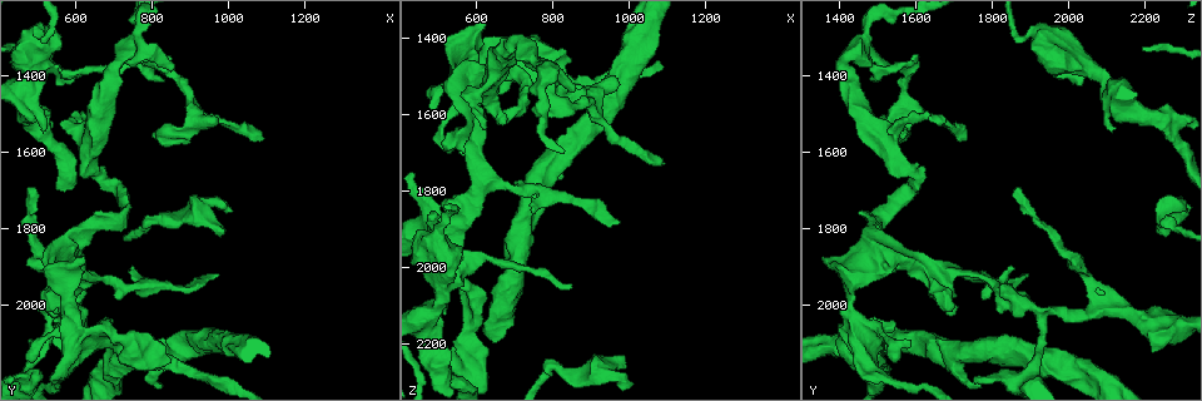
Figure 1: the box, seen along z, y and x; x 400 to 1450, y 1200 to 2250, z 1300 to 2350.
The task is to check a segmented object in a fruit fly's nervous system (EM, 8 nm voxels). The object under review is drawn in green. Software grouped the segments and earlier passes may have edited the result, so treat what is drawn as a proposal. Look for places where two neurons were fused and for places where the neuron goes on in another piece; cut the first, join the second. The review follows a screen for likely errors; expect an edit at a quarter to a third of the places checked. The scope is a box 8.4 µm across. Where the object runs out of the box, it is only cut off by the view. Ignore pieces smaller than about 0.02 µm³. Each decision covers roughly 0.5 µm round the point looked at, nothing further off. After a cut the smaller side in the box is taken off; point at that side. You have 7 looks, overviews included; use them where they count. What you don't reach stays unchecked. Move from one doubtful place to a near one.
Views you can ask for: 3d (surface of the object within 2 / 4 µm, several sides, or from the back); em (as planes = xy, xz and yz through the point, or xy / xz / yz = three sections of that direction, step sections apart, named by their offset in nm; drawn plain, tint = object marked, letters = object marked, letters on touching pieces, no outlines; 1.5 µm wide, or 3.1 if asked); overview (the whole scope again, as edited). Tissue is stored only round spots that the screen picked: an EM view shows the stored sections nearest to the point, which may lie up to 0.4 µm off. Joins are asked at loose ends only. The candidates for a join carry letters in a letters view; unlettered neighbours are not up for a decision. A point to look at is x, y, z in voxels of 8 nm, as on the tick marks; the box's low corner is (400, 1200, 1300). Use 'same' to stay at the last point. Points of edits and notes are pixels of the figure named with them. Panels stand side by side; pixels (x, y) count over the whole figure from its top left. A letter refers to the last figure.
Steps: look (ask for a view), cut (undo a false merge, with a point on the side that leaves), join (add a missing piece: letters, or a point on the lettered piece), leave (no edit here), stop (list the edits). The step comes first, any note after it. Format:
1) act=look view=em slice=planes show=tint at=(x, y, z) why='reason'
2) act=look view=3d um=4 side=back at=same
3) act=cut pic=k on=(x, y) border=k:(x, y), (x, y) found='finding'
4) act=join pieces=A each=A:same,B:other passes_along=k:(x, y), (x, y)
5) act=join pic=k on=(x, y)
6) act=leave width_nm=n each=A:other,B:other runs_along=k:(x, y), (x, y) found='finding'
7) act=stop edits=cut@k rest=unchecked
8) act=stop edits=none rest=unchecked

act=look view=em slice=xy step=8 show=tint at=(675, 1670, 1610) why='sharp bend'

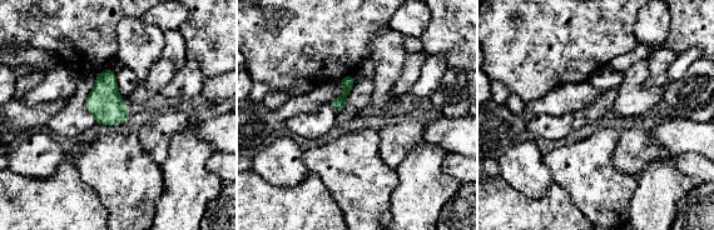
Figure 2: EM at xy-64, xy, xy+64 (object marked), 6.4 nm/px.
act=look view=em slice=xy step=8 show=letters at=same why='see the neighbours'

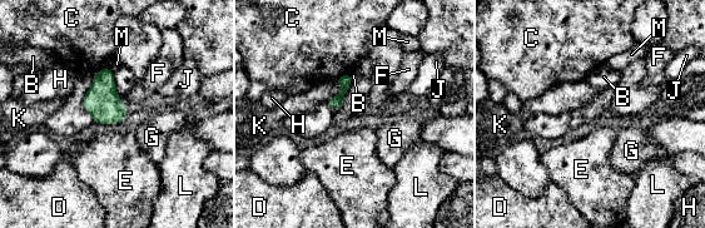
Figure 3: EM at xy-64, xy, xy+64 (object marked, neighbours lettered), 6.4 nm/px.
act=leave width_nm=20 each=B:other,C:other,D:other,E:other,F:other,G:other,H:other,J:other,K:other,L:other,M:other border=3:(119, 98), (123, 105) found='all the same neuron'

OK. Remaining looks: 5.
act=look view=em slice=xz step=8 show=tint at=(470, 1695, 1865) why='free end'

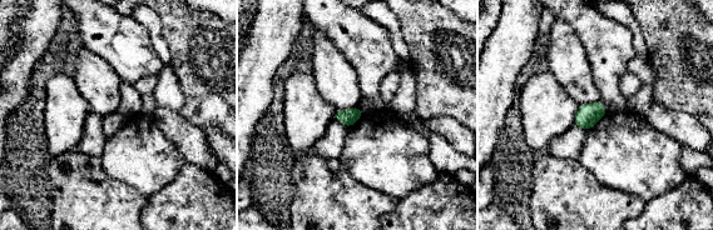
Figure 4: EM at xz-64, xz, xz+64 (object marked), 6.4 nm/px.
act=look view=em slice=planes show=letters at=same

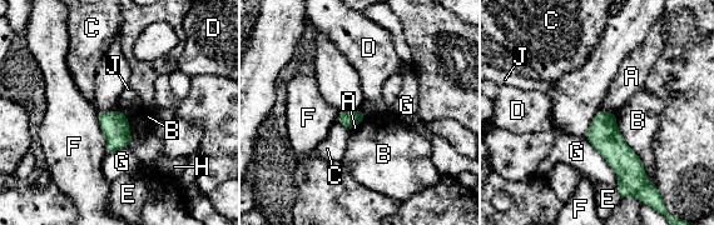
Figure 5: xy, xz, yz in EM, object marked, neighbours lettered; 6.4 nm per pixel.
act=leave each=A:other,B:other,C:other,D:other,E:other,F:other,G:other,H:other,J:other found='no lettered piece goes on from it'

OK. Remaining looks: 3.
act=look view=em slice=xz step=8 show=letters at=(555, 2180, 1510)

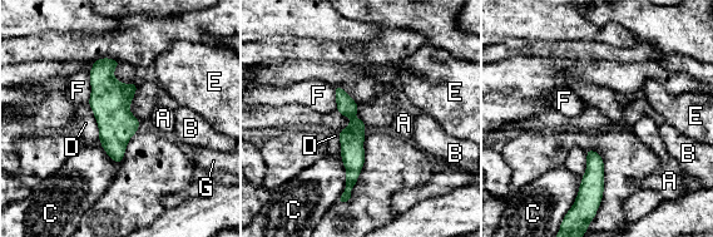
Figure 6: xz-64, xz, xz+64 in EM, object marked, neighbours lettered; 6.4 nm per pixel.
act=leave width_nm=240 each=A:other,B:other,C:other,D:other,E:other,F:other,G:other runs_along=6:(104, 60), (118, 159) found='continuous, no second neuron'

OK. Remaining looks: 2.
act=stop edits=none rest=unchecked

